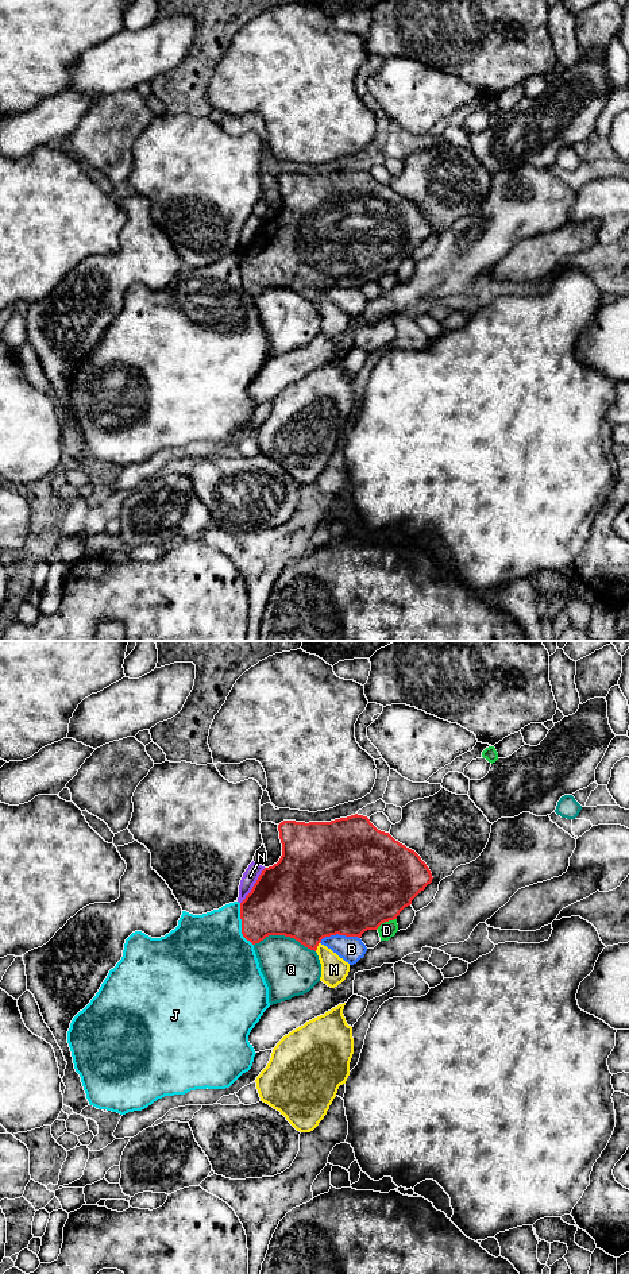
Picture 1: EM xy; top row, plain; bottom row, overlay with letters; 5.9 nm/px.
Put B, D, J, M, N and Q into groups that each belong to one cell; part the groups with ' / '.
B / D / J / M / N / Q

